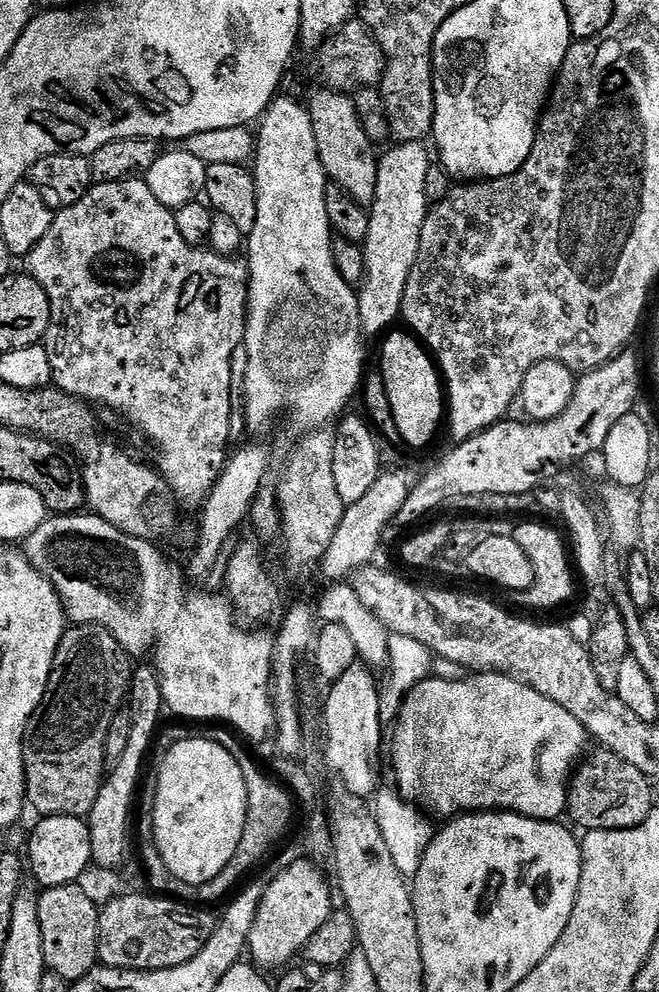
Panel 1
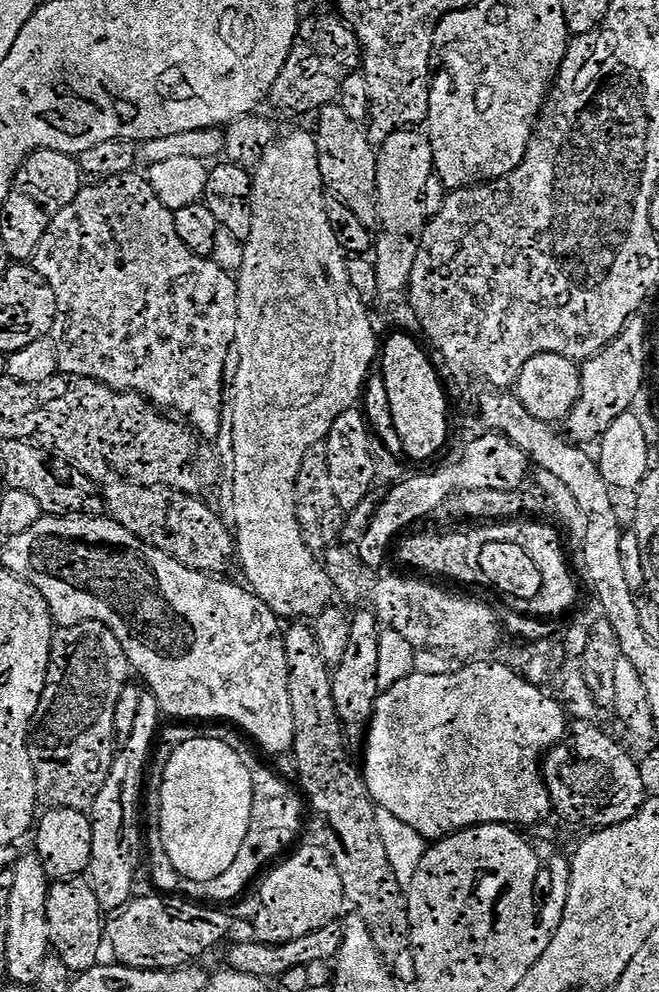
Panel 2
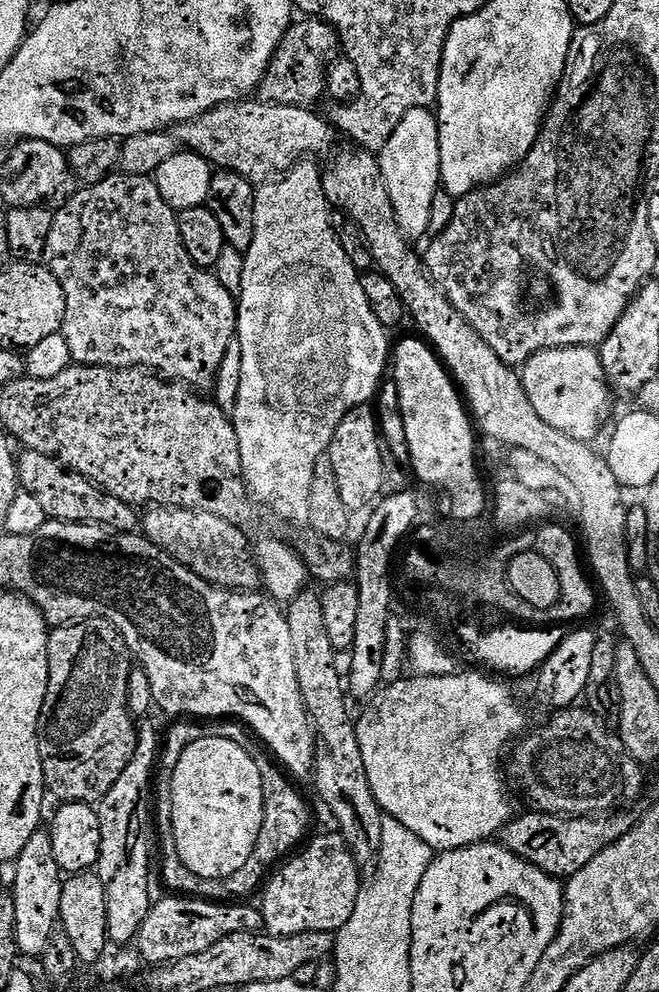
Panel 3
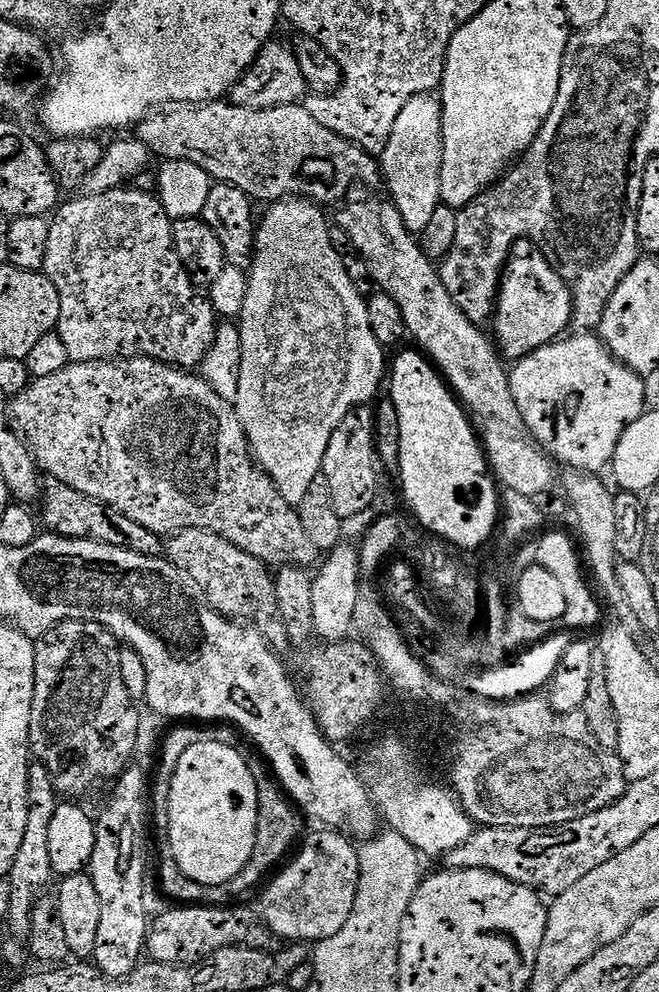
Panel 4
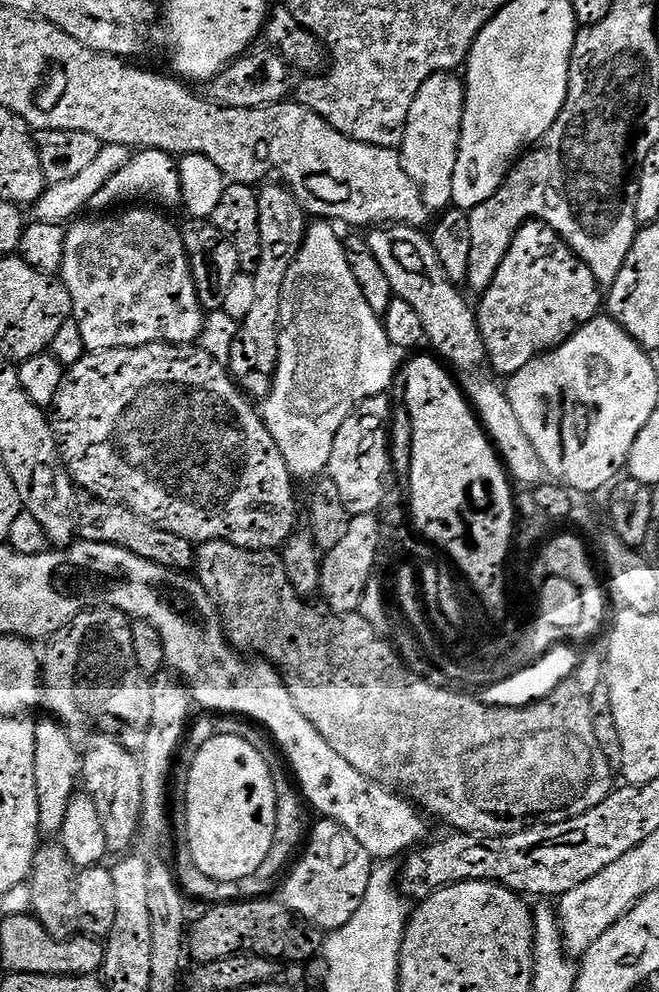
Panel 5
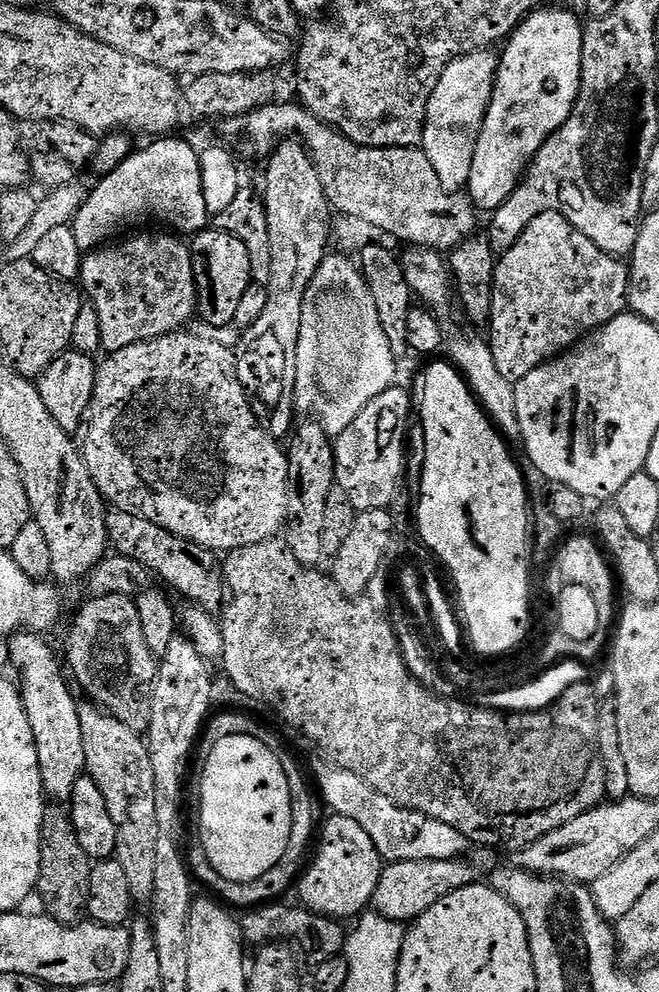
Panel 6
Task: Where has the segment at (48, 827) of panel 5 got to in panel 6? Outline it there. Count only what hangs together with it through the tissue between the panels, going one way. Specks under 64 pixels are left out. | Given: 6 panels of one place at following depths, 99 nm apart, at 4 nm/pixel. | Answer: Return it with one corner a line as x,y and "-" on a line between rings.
21,630
13,632
7,641
8,652
20,671
18,687
24,699
26,714
30,718
30,726
34,730
36,749
38,750
38,766
42,774
45,793
52,796
53,801
71,801
74,782
85,775
88,759
86,746
82,738
82,722
80,721
80,704
72,697
68,689
69,677
65,665
56,657
56,652
44,641
39,632

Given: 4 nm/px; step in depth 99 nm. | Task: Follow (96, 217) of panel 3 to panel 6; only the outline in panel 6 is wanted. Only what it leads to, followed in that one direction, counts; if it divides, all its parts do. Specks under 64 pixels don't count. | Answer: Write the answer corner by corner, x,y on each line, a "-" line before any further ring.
175,235
136,236
133,240
121,239
121,244
101,246
85,255
80,261
79,283
87,303
98,314
102,330
100,347
111,354
131,344
167,336
169,332
183,329
196,312
196,283
192,277
192,254
187,243

